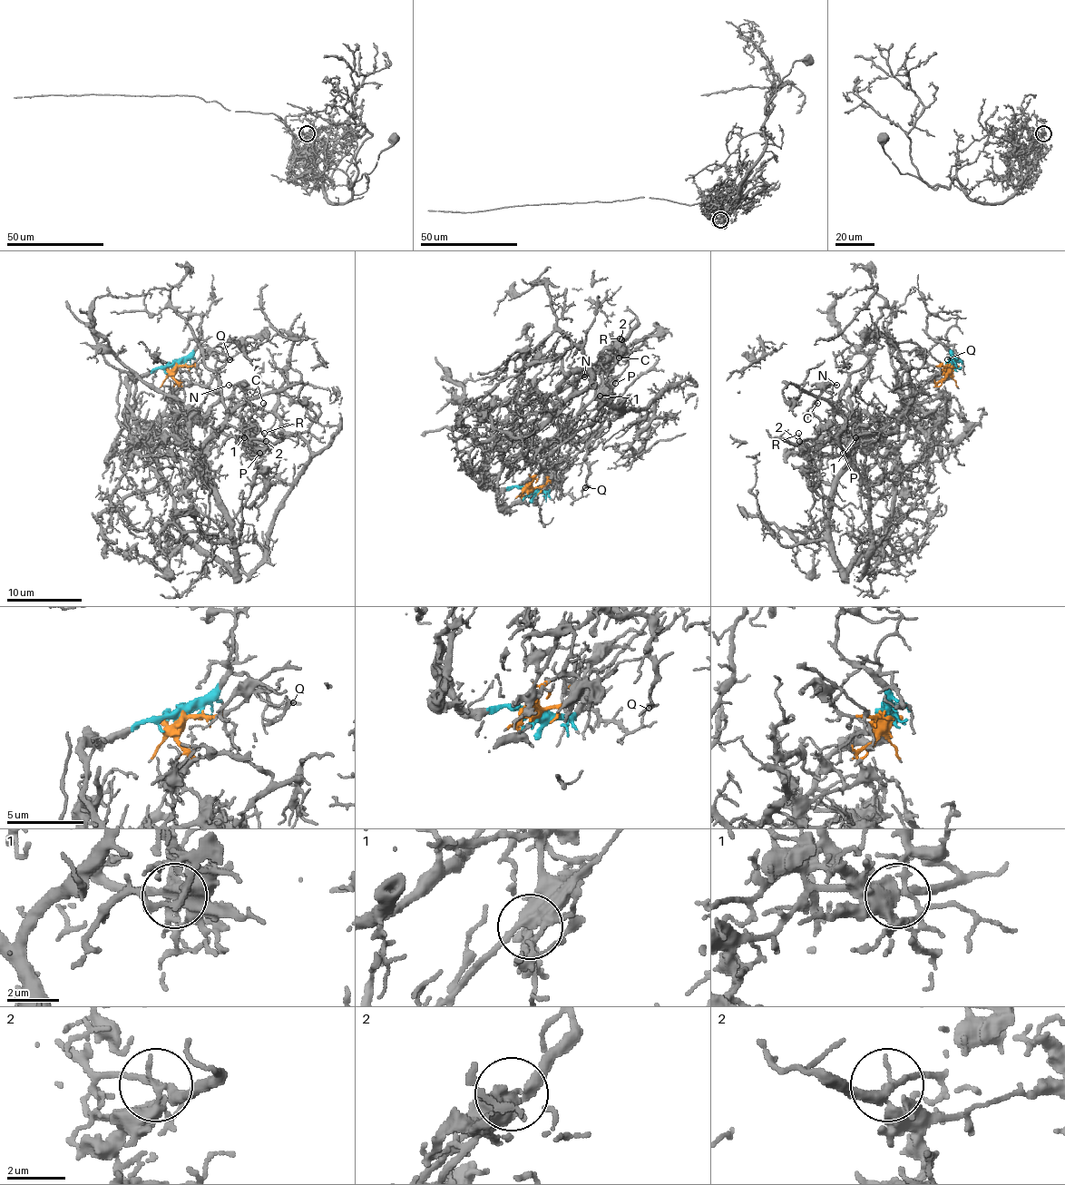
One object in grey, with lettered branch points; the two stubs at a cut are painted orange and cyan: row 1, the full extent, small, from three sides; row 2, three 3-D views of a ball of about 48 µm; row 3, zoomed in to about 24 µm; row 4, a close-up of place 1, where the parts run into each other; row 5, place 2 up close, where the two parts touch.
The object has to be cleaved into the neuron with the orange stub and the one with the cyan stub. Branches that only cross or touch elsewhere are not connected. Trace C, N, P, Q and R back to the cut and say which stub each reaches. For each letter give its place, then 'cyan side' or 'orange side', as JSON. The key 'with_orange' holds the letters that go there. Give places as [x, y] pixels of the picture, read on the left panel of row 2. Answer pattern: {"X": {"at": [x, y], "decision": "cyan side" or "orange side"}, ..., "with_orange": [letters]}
{"C": {"at": [263, 403], "decision": "orange side"}, "N": {"at": [229, 385], "decision": "orange side"}, "P": {"at": [259, 453], "decision": "orange side"}, "Q": {"at": [229, 359], "decision": "cyan side"}, "R": {"at": [264, 433], "decision": "orange side"}, "with_orange": ["C", "N", "P", "R"]}

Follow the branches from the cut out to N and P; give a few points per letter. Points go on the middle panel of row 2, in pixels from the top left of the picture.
N: (529, 492), (533, 476), (532, 478), (529, 474), (537, 460), (597, 394), (606, 354), (591, 373), (584, 377)
P: (529, 492), (533, 476), (532, 478), (529, 474), (542, 452), (599, 396), (606, 396), (616, 383)

